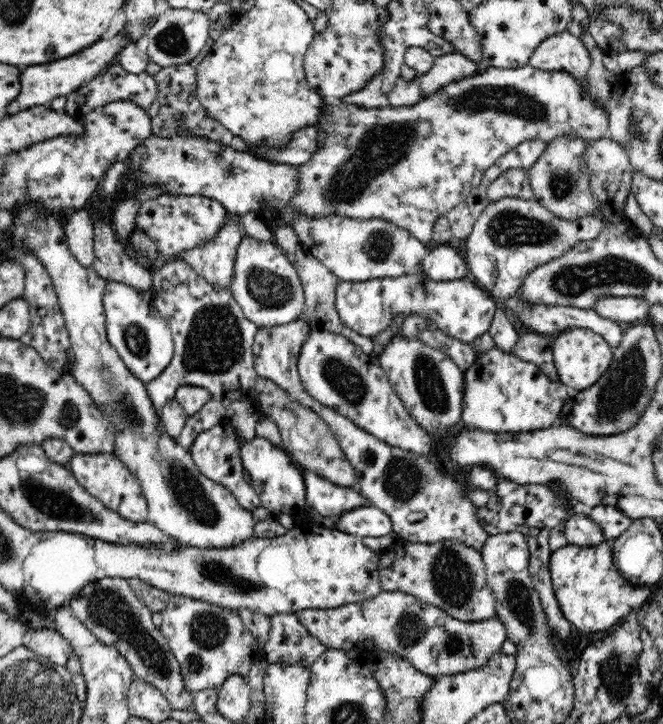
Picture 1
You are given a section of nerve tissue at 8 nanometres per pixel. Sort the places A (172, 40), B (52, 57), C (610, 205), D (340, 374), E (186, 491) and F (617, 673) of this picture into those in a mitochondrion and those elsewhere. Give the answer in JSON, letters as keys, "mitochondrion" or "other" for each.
{"A":"mitochondrion","B":"other","C":"other","D":"mitochondrion","E":"mitochondrion","F":"mitochondrion"}

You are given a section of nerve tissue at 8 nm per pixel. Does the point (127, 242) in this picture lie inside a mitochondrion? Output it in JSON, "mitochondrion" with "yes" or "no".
{"mitochondrion":"no"}

